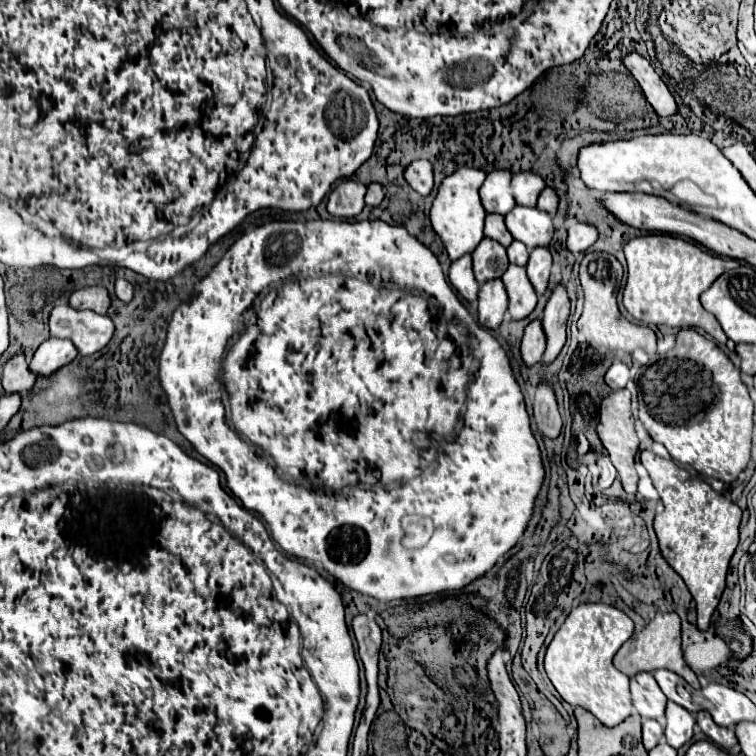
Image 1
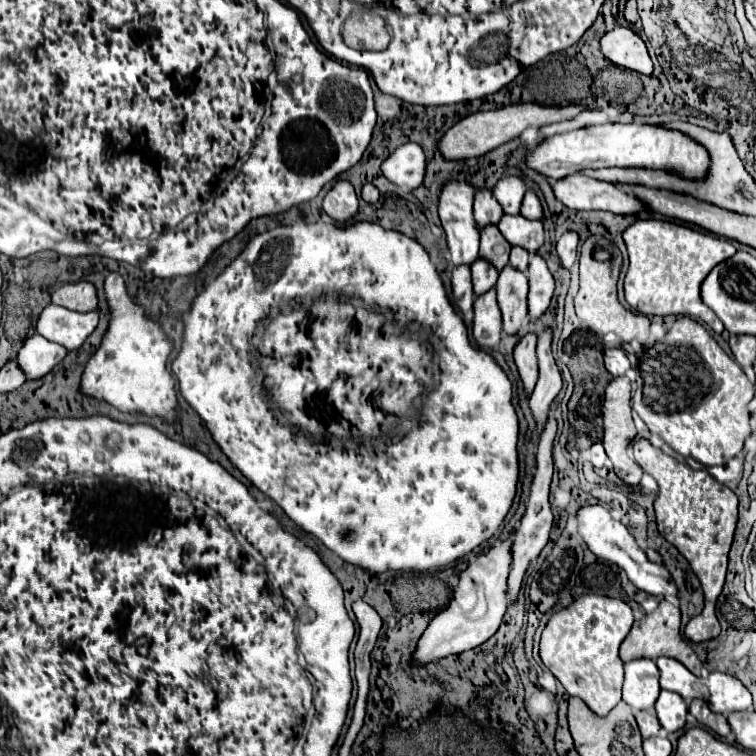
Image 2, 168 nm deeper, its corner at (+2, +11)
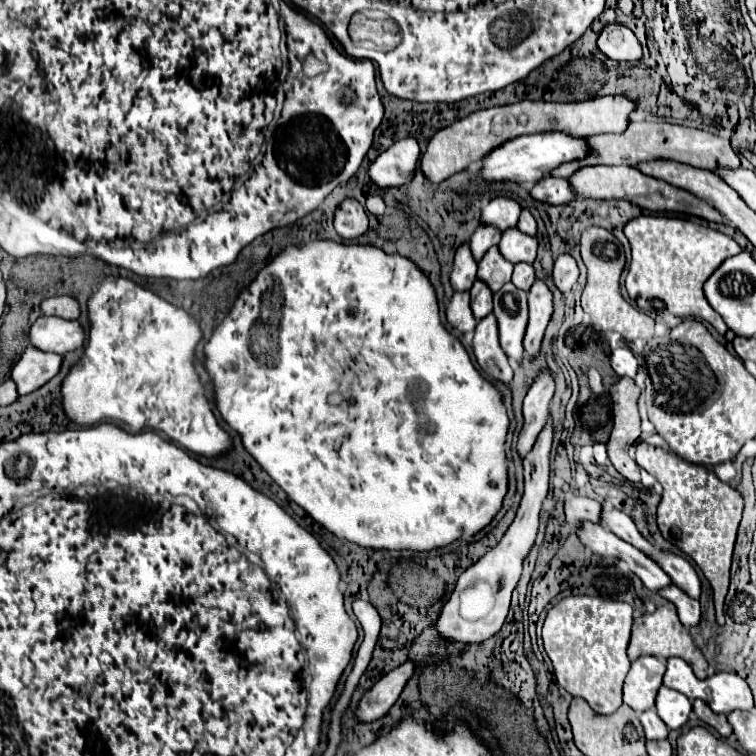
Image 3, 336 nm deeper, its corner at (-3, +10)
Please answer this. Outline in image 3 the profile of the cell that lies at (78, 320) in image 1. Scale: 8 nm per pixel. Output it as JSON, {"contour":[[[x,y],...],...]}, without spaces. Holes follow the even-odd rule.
{"contour":[[[41,315],[29,331],[31,345],[35,345],[41,351],[53,351],[59,355],[65,355],[69,351],[75,351],[85,341],[85,331],[79,321],[69,321],[63,317],[53,315]]]}

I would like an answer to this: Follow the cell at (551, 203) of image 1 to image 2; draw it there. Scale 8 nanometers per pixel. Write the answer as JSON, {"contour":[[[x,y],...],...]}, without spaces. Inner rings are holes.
{"contour":[[[534,190],[526,192],[522,208],[520,208],[520,214],[524,218],[528,218],[528,220],[540,220],[542,218],[542,206],[540,206],[540,200],[538,200],[538,196],[536,196]]]}

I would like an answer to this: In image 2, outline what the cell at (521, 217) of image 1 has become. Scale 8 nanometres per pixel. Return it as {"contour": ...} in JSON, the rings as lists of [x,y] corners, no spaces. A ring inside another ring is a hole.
{"contour":[[[520,214],[502,216],[498,230],[510,246],[520,246],[530,254],[534,254],[544,244],[544,228],[540,220],[524,220]]]}

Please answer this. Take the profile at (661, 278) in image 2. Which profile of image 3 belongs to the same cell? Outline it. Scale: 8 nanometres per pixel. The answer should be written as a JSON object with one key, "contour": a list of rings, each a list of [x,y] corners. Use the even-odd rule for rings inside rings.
{"contour":[[[641,215],[625,225],[625,237],[631,243],[631,265],[625,279],[625,287],[629,297],[635,301],[635,305],[649,315],[677,315],[677,317],[695,317],[711,323],[719,335],[725,335],[727,325],[721,319],[719,313],[707,303],[703,293],[703,283],[707,277],[731,255],[741,253],[743,249],[739,243],[715,229],[697,225],[693,221],[683,221],[679,217],[653,217],[653,215]]]}

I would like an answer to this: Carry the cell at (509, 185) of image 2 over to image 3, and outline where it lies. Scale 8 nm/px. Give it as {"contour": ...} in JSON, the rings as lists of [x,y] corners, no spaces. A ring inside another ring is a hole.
{"contour":[[[507,195],[501,197],[493,197],[481,213],[481,223],[485,225],[497,225],[501,231],[515,227],[519,221],[519,213],[521,213],[521,205]]]}

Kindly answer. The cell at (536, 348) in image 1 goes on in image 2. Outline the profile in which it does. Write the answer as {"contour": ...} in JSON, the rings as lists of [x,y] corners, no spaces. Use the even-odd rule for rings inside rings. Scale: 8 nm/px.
{"contour":[[[526,334],[524,338],[520,338],[514,350],[514,360],[518,366],[520,378],[524,382],[526,396],[530,398],[538,382],[538,358],[536,358],[536,336],[534,334]]]}

